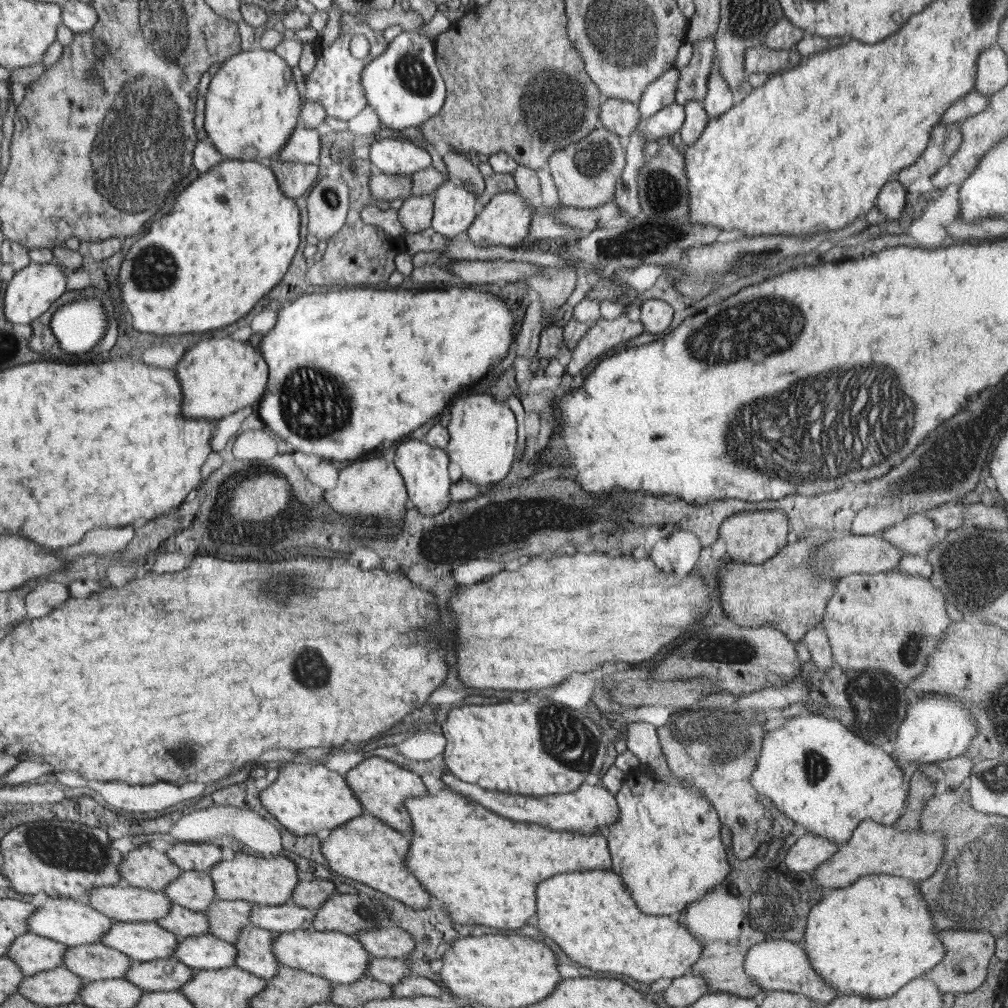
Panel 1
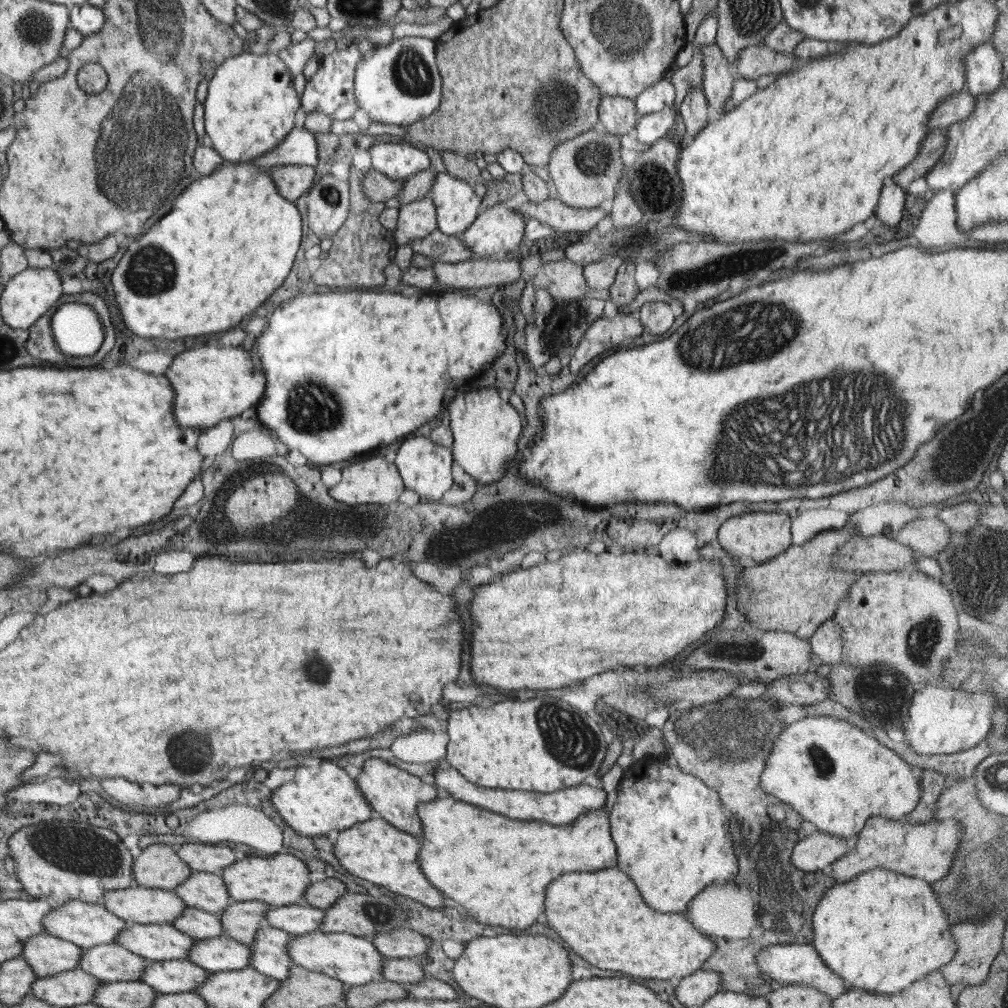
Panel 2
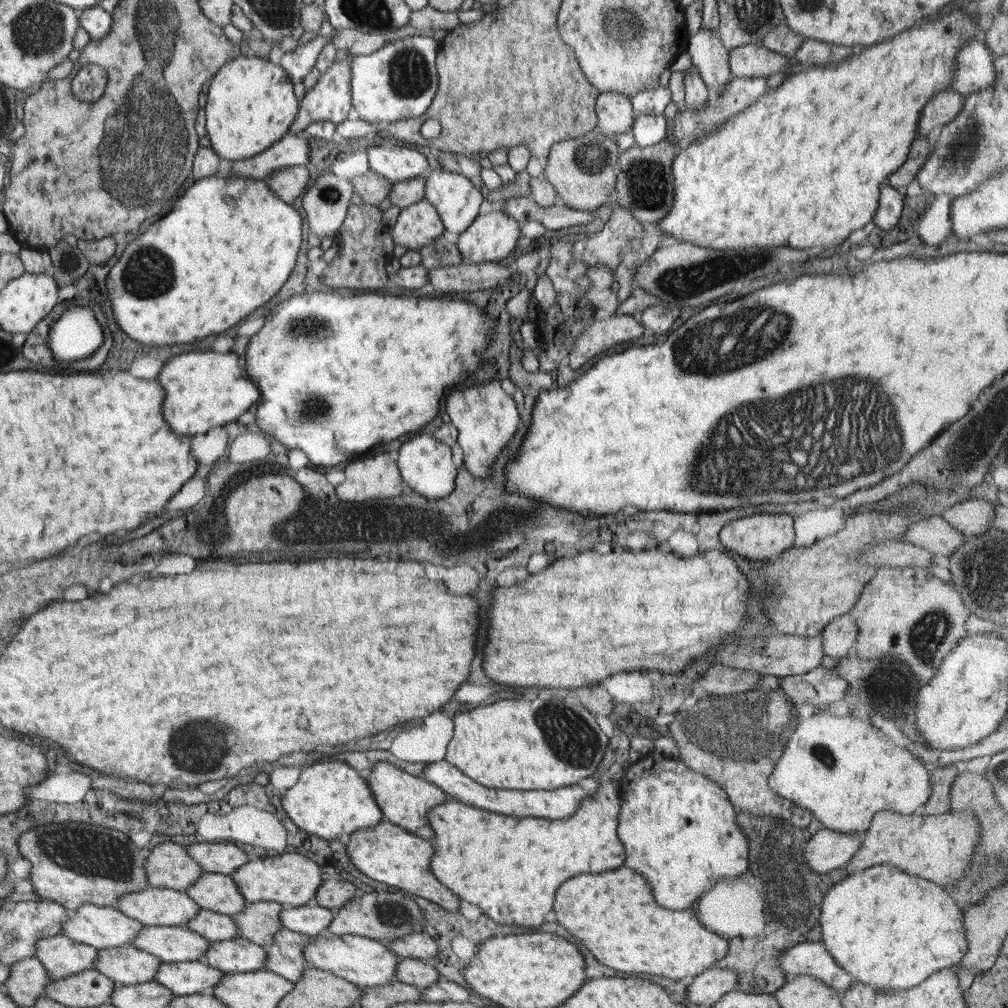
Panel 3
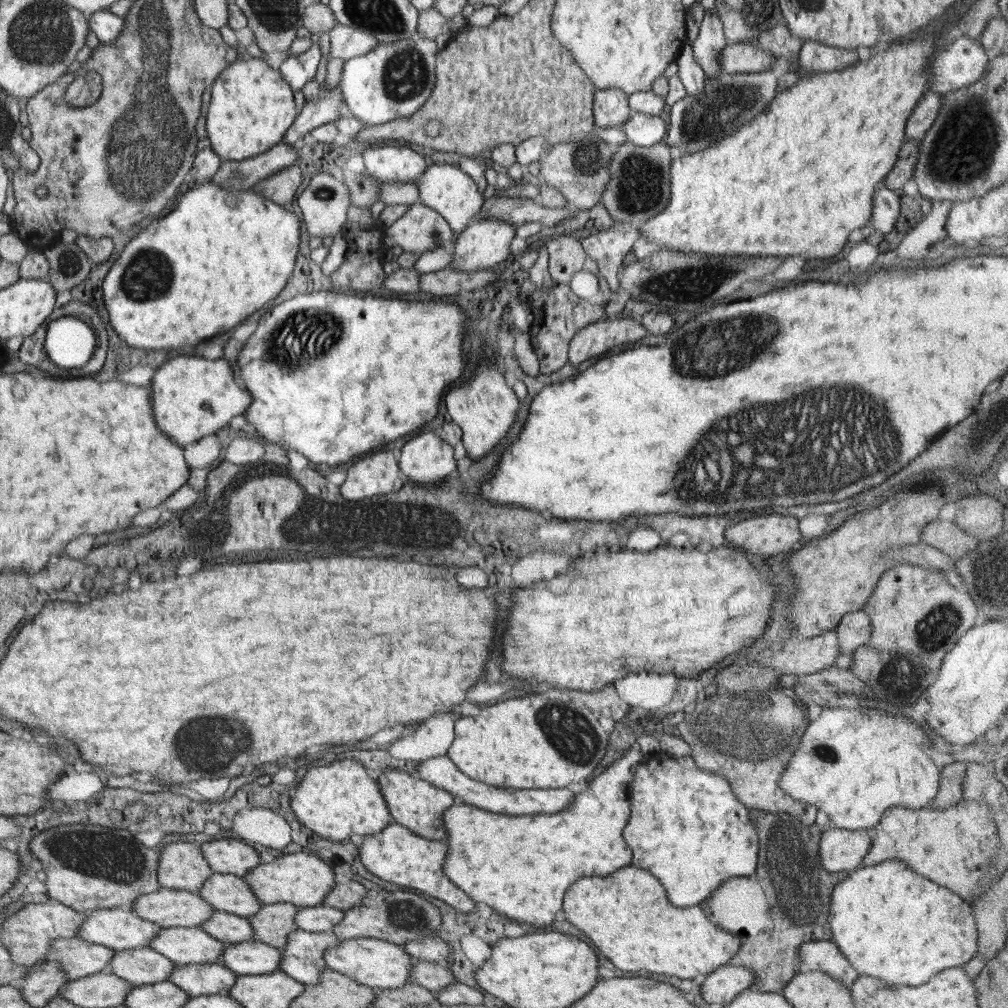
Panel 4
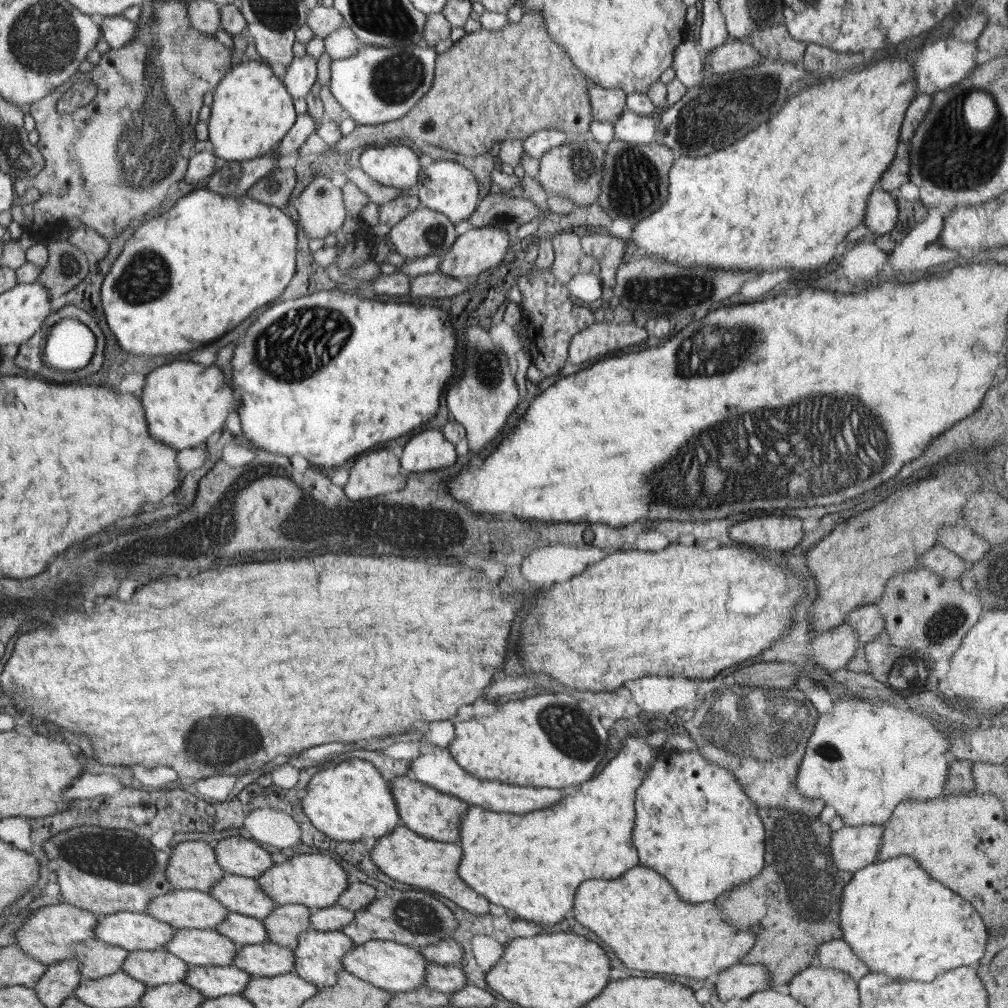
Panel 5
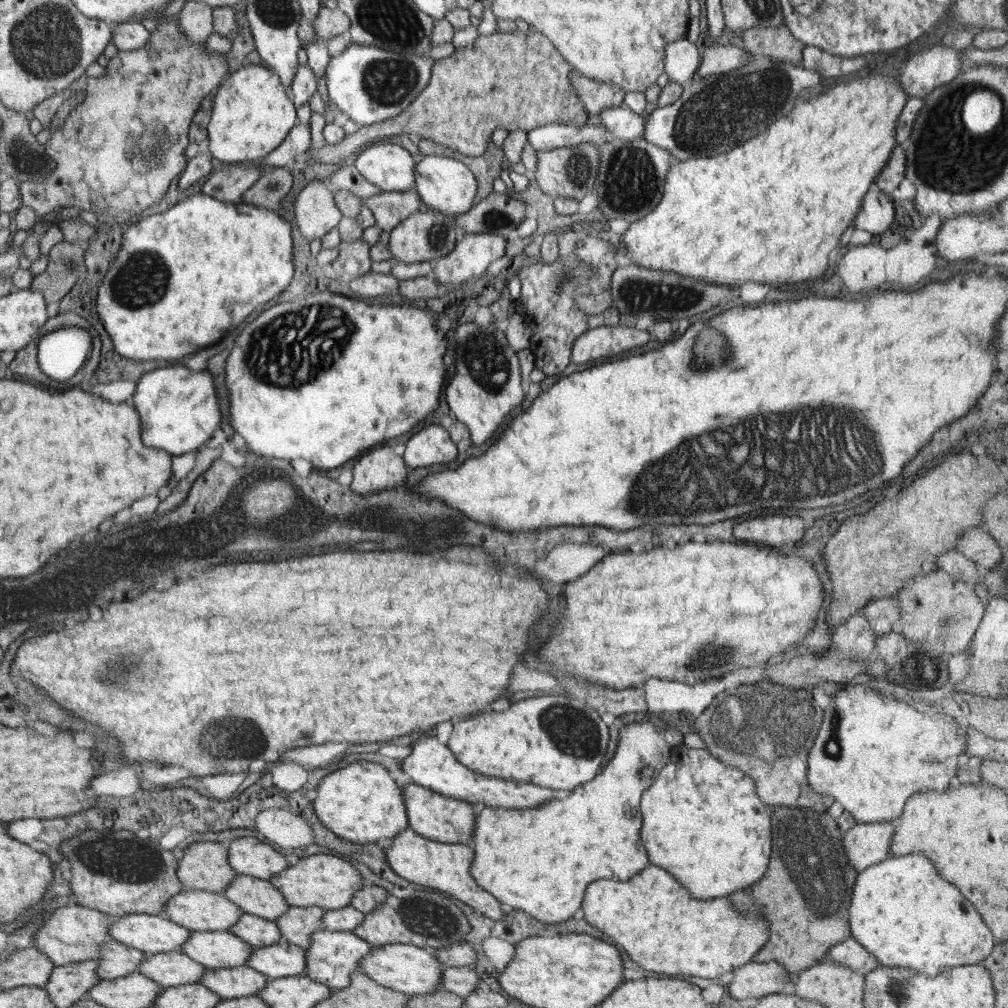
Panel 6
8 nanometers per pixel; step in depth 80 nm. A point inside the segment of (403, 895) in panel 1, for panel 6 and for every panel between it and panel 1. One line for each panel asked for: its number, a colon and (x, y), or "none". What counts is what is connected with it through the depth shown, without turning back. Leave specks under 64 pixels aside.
2: (373, 849)
3: (388, 853)
4: (396, 854)
5: (404, 855)
6: (444, 867)

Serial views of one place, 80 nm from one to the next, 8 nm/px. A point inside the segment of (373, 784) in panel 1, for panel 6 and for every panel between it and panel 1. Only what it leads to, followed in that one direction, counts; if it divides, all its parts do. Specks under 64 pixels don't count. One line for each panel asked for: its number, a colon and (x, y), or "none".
2: (394, 794)
3: (405, 800)
4: (412, 802)
5: (437, 816)
6: (432, 815)

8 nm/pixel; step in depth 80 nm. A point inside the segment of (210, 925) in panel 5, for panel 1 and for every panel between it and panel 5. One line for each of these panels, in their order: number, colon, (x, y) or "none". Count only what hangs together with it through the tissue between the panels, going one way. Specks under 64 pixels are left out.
1: (122, 903)
2: (137, 904)
3: (153, 906)
4: (170, 908)

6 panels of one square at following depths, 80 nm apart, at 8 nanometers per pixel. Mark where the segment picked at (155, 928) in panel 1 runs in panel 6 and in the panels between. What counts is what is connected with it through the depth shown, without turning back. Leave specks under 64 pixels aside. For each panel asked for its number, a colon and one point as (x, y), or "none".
2: (156, 942)
3: (172, 944)
4: (193, 945)
5: (197, 947)
6: (214, 949)

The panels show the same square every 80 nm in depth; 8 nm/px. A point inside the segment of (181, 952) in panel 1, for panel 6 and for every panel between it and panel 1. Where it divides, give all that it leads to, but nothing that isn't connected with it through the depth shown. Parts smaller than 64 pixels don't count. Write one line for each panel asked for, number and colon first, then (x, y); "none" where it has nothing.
2: (220, 954)
3: (239, 955)
4: (251, 957)
5: (268, 959)
6: (282, 960)

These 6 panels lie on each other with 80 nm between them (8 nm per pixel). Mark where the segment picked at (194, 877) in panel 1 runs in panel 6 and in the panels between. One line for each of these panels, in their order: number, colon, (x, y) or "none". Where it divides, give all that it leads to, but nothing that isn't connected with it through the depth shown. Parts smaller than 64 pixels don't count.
2: (203, 890)
3: (214, 892)
4: (228, 893)
5: (241, 894)
6: (259, 897)

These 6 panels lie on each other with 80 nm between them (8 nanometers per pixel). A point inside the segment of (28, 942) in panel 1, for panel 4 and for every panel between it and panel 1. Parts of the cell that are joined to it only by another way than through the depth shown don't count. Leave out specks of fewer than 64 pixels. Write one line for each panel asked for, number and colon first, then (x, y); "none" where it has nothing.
2: (48, 955)
3: (62, 956)
4: (79, 958)

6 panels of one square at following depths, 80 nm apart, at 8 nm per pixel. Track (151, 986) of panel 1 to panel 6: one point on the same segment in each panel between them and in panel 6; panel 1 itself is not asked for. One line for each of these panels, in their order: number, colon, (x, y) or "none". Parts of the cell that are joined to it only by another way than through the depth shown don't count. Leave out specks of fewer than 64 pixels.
2: (173, 976)
3: (185, 978)
4: (210, 978)
5: (212, 982)
6: (237, 982)

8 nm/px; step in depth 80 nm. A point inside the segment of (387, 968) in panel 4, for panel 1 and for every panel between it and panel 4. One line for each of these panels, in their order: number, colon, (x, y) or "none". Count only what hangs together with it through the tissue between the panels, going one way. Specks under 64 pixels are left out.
1: (337, 957)
2: (353, 960)
3: (365, 962)

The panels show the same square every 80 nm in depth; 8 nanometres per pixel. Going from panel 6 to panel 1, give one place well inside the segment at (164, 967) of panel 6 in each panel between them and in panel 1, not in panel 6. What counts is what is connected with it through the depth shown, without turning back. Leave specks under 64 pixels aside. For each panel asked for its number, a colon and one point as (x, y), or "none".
1: (93, 962)
2: (109, 963)
3: (127, 965)
4: (140, 966)
5: (152, 967)

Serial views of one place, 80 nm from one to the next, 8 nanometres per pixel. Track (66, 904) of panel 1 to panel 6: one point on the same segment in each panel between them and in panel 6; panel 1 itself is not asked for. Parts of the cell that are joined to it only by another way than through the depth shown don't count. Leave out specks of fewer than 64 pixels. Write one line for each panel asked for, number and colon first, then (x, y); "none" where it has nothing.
2: (85, 924)
3: (102, 927)
4: (119, 929)
5: (134, 931)
6: (152, 934)

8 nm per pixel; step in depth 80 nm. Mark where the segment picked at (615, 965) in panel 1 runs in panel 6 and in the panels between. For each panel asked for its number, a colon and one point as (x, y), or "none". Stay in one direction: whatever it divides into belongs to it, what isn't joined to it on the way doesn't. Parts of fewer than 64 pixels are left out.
2: (602, 916)
3: (613, 914)
4: (627, 916)
5: (640, 916)
6: (660, 925)

